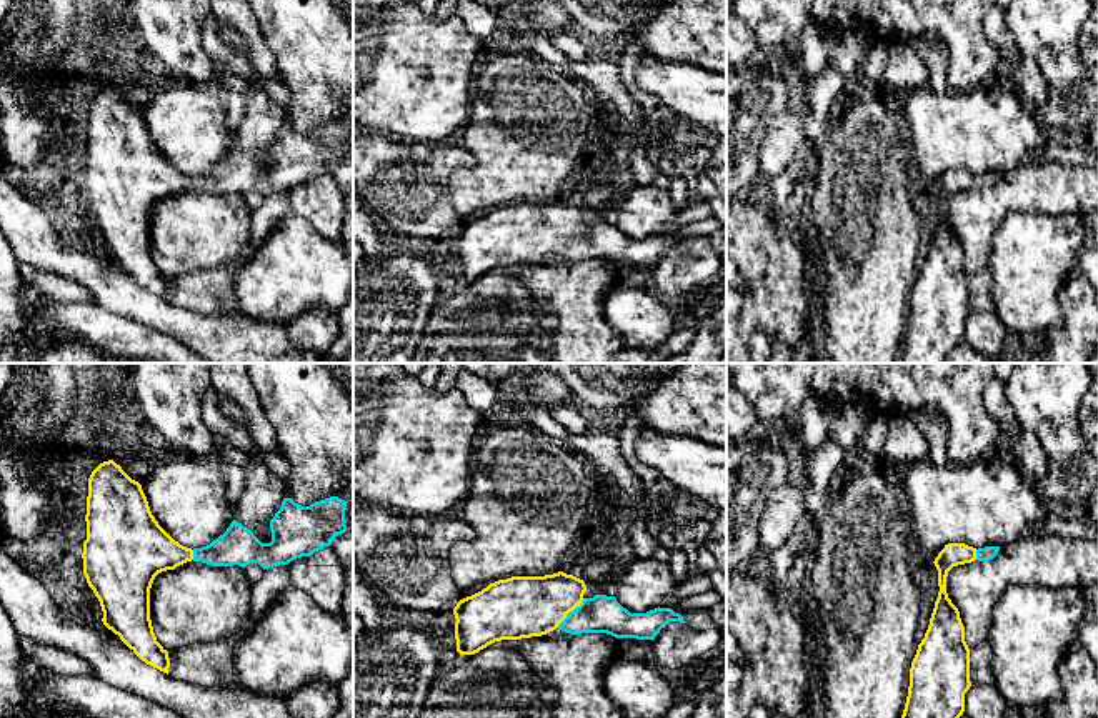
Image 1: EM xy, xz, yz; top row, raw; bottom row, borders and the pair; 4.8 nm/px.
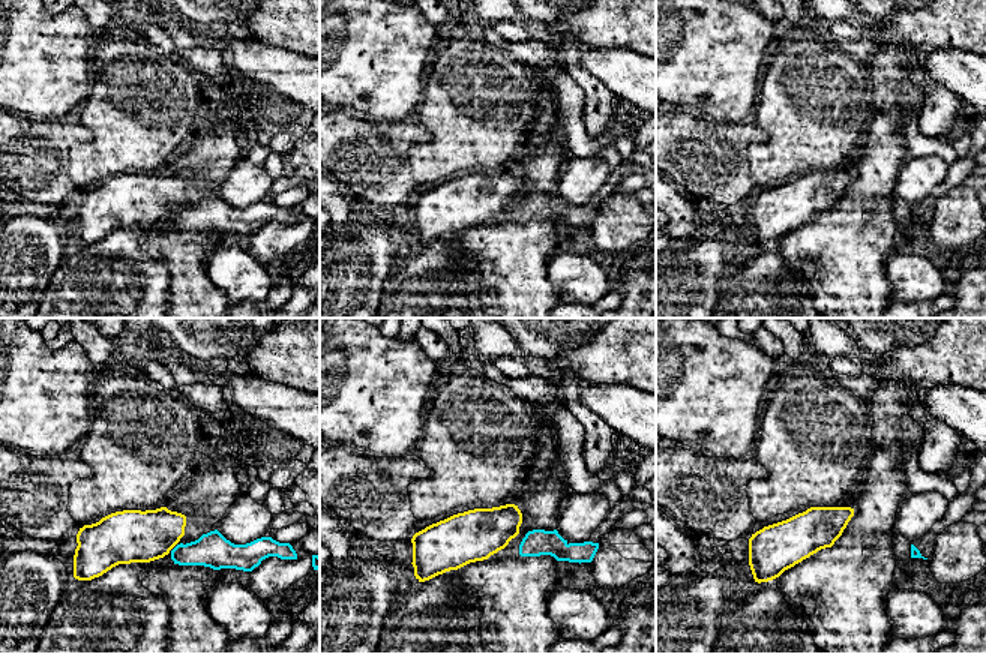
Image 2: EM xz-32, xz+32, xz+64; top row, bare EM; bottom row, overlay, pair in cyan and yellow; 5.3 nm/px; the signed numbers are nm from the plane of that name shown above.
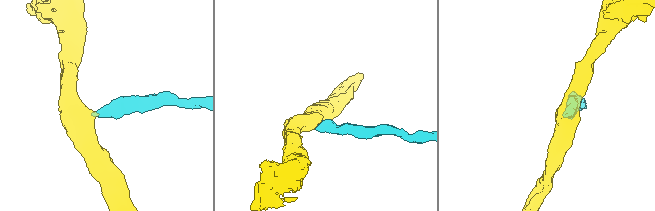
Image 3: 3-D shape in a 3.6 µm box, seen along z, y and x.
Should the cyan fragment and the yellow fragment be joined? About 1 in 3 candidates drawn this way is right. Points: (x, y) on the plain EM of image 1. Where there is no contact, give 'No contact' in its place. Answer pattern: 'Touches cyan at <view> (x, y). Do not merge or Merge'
Touches cyan at xz (570, 239). Merge

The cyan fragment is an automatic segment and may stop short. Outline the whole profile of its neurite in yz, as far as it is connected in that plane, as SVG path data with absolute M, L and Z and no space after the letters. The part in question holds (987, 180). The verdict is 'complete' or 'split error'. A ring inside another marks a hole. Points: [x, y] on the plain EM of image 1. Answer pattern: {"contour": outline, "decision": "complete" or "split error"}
{"contour": "M948 170L935 185L938 225L925 265L910 295L910 313L901 342L901 363L945 363L965 338L970 317L970 275L958 235L946 220L946 203L953 193L990 188L1000 173L973 175Z", "decision": "split error"}

